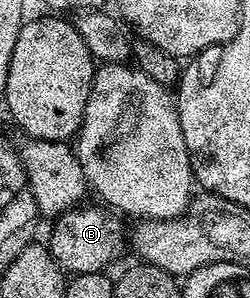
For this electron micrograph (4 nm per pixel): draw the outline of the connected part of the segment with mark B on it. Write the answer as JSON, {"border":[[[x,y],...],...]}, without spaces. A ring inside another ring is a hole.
{"border":[[[76,206],[58,215],[49,234],[47,249],[50,257],[64,273],[76,276],[79,274],[102,273],[111,262],[115,261],[127,246],[123,238],[123,228],[116,215],[109,215],[106,209],[95,206]]]}

